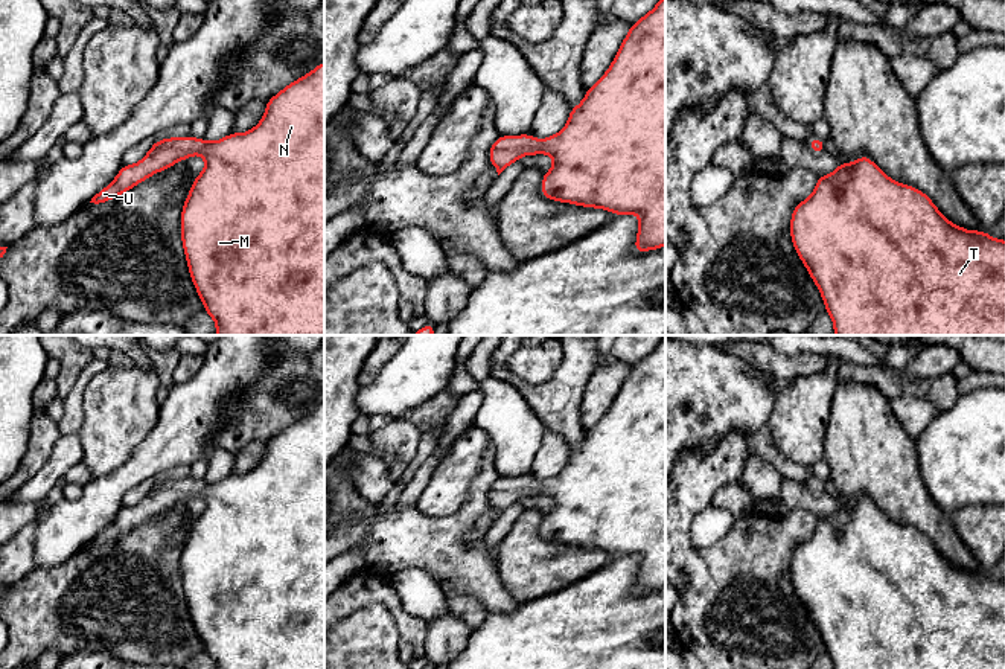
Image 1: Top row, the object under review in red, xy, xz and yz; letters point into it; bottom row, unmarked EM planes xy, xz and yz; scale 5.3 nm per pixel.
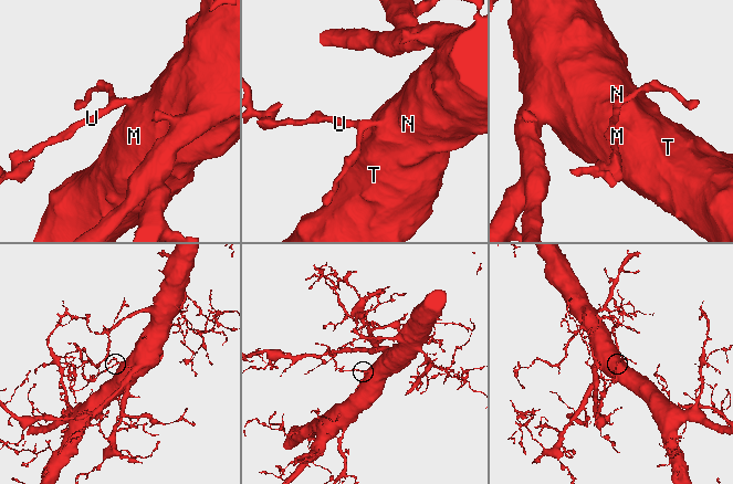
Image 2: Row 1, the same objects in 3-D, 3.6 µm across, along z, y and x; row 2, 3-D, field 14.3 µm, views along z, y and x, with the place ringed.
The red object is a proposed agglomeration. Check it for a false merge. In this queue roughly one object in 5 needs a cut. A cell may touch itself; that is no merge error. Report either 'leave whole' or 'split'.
leave whole

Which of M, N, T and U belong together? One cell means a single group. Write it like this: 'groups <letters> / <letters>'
groups M N T U

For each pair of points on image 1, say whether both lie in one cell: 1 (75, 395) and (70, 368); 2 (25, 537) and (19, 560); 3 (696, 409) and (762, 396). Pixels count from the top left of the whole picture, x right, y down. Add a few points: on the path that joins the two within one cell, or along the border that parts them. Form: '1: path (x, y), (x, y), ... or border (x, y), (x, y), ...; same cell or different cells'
1: border (93, 357), (63, 398); different cells
2: path (23, 543), (19, 553); same cell
3: path (713, 396), (745, 396); same cell

